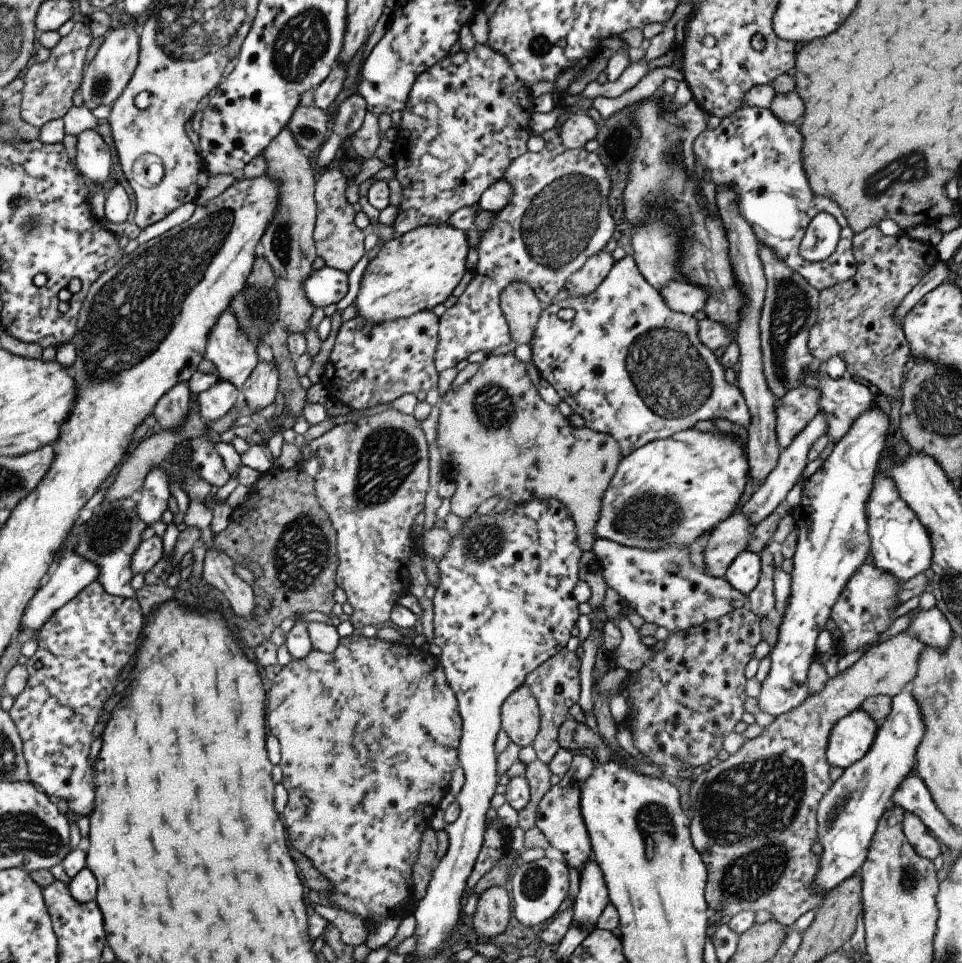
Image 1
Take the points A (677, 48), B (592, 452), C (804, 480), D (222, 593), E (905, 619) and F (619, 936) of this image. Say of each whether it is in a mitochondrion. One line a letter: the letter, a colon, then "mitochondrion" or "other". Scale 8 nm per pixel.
A: other
B: other
C: other
D: other
E: other
F: other

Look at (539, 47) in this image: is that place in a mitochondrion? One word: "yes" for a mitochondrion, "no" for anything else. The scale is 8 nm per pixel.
yes

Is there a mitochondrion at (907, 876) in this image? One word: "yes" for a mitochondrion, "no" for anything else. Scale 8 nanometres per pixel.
yes

